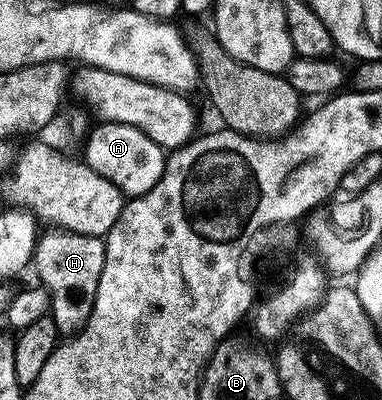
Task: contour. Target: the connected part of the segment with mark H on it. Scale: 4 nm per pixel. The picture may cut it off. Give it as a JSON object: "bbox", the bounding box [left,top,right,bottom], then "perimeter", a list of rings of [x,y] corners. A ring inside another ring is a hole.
{"bbox":[32,228,106,336],"perimeter":[[[50,228],[39,233],[34,244],[32,270],[38,273],[41,289],[50,296],[49,317],[58,326],[59,335],[70,336],[82,329],[92,312],[100,272],[104,272],[106,243],[99,235],[84,234],[69,228]]]}

